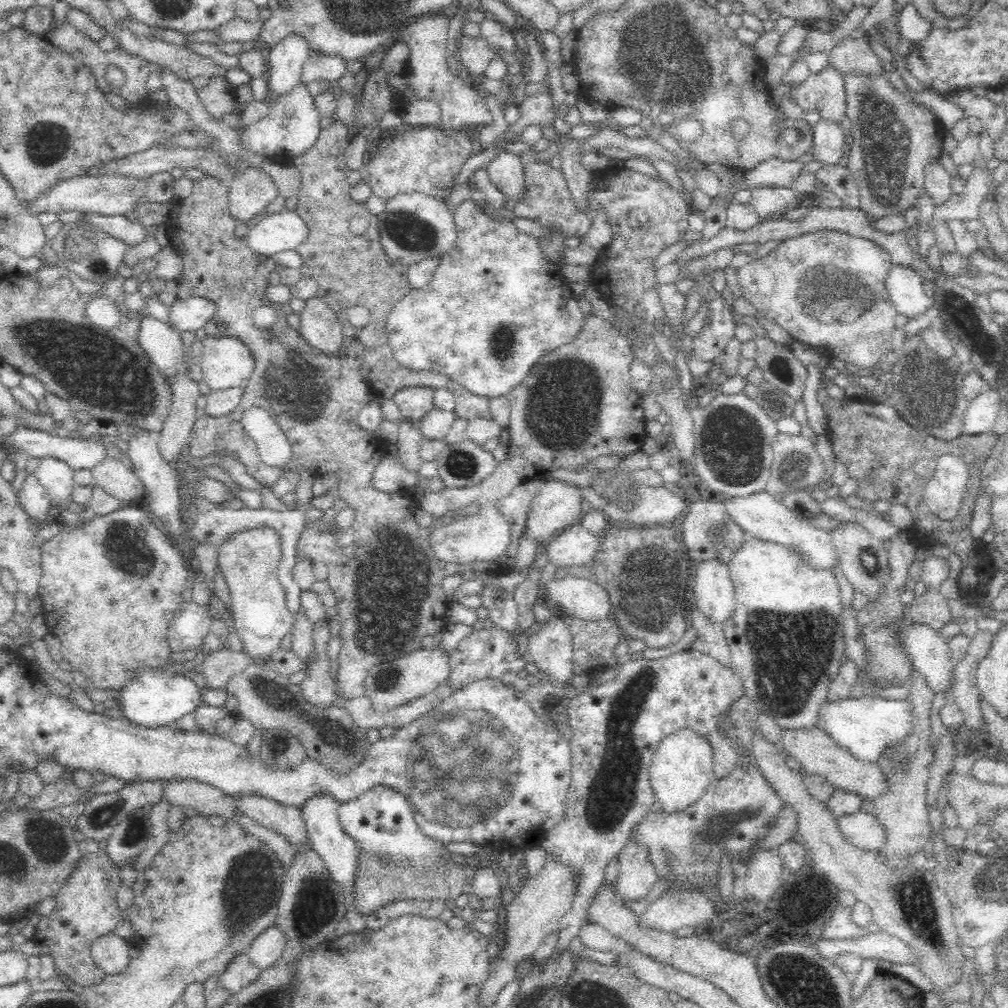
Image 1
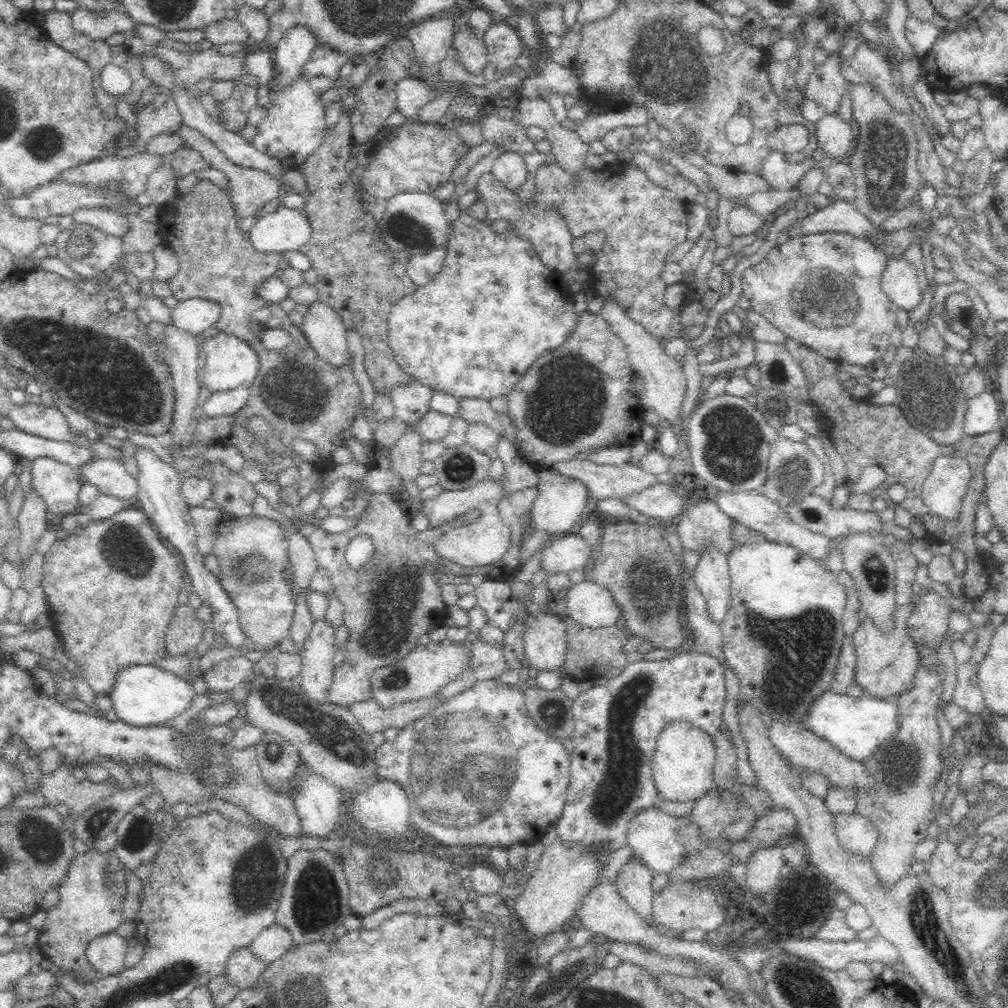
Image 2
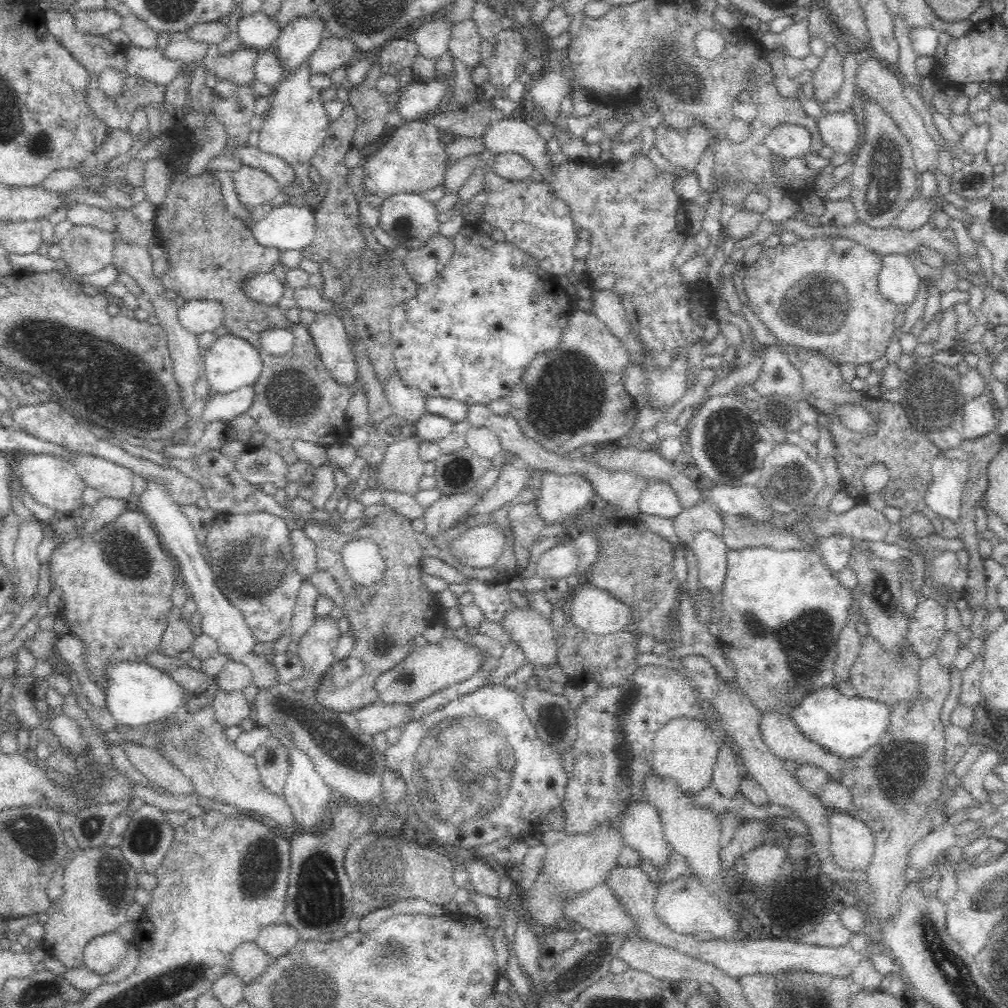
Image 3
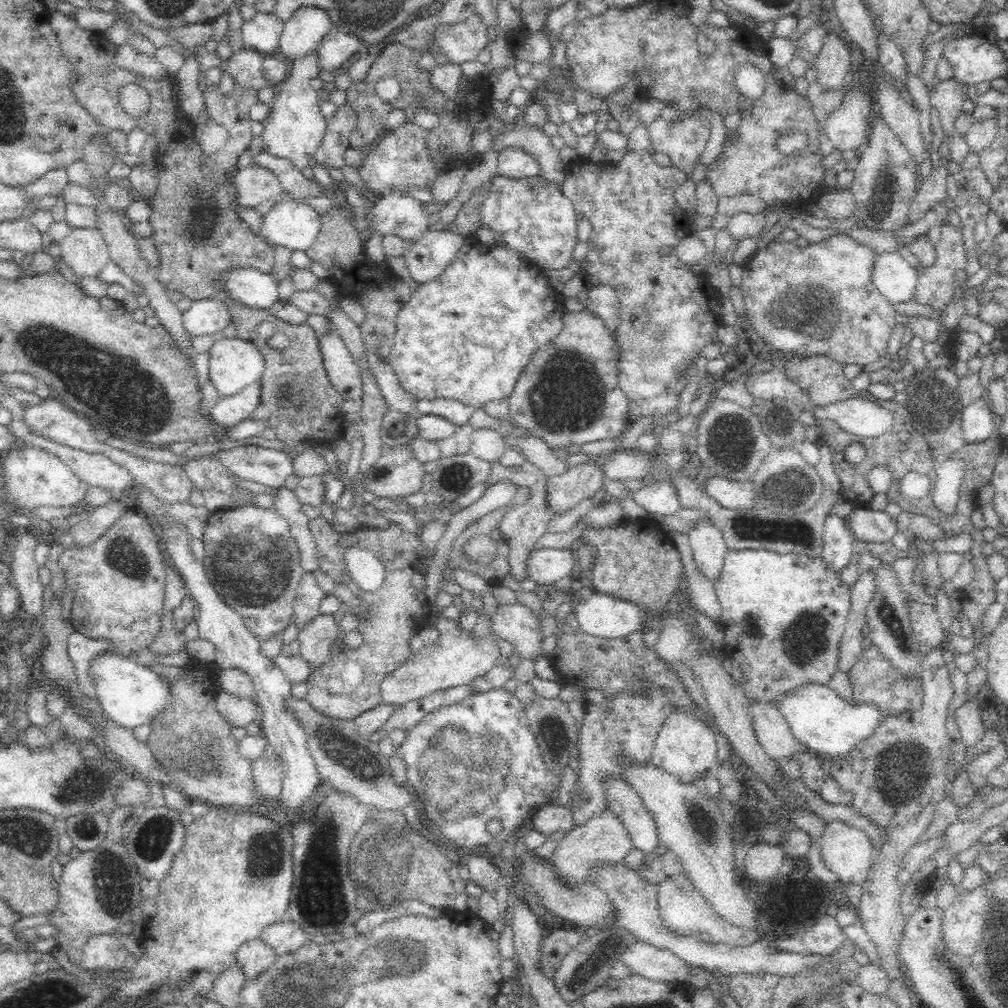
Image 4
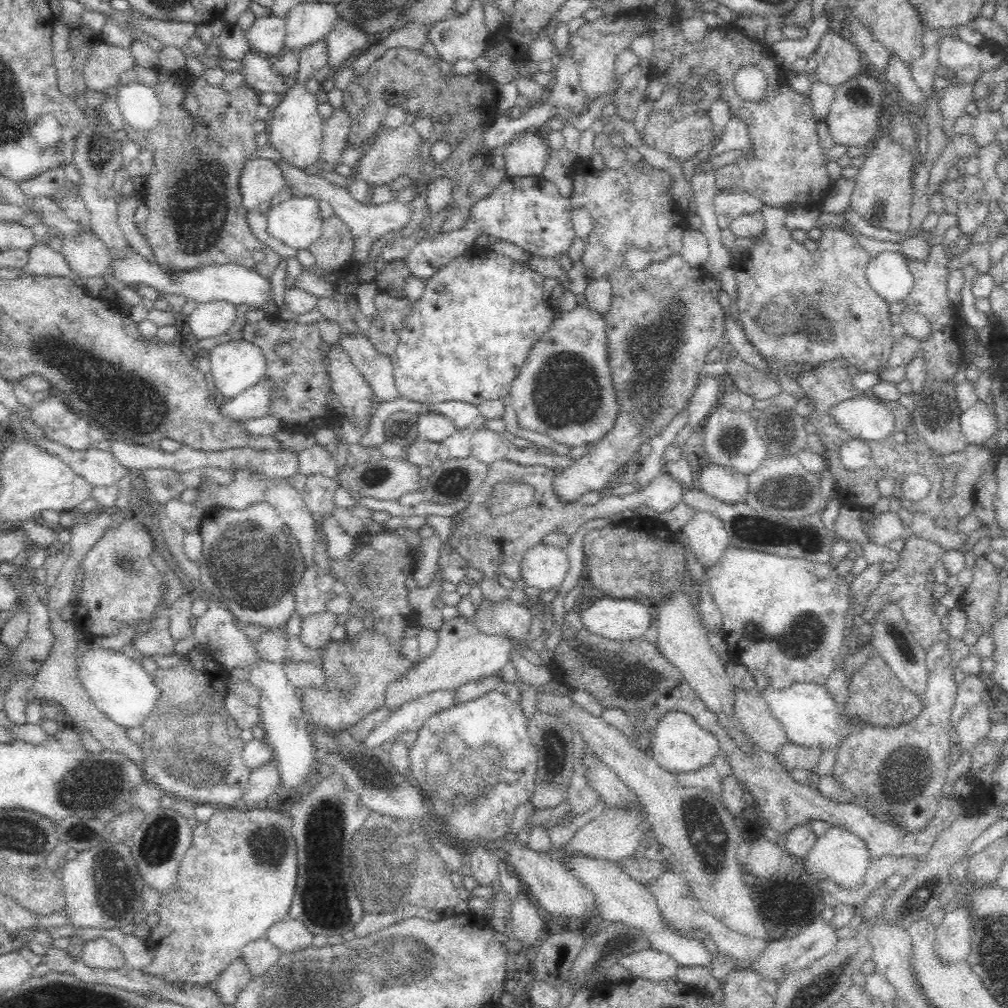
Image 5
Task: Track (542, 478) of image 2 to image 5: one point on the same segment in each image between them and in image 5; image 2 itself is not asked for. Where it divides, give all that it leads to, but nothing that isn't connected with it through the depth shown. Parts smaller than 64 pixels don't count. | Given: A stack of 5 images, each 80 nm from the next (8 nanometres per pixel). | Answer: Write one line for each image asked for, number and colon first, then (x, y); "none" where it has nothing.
3: (560, 497)
4: (564, 492)
5: (664, 319)

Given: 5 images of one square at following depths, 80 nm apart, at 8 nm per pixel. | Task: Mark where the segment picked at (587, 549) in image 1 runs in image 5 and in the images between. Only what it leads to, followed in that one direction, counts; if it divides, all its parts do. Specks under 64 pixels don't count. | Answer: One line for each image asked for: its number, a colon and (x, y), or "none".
2: (568, 552)
3: (560, 562)
4: (546, 566)
5: (544, 567)

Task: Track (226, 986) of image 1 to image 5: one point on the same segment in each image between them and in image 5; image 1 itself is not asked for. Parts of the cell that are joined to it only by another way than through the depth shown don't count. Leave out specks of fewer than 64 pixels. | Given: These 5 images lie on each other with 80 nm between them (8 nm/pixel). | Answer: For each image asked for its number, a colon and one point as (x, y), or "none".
2: (243, 970)
3: (248, 962)
4: (255, 956)
5: (259, 955)

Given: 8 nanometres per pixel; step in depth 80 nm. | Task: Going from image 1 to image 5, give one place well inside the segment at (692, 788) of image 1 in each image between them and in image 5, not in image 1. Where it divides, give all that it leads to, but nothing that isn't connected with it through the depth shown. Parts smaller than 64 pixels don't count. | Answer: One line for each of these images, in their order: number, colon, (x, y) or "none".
2: (682, 765)
3: (685, 751)
4: (685, 746)
5: (681, 746)

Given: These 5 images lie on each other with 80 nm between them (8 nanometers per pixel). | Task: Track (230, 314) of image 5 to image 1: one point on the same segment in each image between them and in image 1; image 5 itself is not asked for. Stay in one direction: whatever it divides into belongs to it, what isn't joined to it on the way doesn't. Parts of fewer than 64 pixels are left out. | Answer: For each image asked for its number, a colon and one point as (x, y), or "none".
1: (189, 315)
2: (195, 315)
3: (197, 316)
4: (207, 316)

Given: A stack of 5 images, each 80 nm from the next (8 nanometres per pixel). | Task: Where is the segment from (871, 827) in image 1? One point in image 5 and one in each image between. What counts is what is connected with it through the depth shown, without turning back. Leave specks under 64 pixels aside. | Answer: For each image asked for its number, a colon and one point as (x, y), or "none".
2: (857, 833)
3: (853, 844)
4: (848, 851)
5: (842, 856)

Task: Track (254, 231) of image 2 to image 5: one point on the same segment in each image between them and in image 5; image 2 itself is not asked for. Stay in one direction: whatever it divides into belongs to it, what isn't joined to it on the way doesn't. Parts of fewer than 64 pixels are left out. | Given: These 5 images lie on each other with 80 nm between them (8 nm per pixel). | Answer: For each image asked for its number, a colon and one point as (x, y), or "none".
3: (287, 227)
4: (291, 224)
5: (297, 222)

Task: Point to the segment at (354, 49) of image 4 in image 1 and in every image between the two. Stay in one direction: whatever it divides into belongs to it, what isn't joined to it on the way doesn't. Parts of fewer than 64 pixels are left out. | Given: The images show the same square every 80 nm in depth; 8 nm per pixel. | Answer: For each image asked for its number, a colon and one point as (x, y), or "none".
1: (317, 66)
2: (324, 61)
3: (331, 54)

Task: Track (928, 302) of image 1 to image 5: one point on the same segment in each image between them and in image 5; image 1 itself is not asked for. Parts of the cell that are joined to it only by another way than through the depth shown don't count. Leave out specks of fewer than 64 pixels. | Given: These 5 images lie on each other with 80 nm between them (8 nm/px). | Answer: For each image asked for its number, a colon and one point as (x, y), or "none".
2: (900, 282)
3: (898, 281)
4: (895, 280)
5: (888, 273)

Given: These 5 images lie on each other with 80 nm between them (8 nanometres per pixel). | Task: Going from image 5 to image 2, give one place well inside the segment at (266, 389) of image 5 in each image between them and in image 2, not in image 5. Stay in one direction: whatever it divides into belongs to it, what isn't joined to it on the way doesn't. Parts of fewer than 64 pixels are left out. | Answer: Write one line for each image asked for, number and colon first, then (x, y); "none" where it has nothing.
2: (219, 404)
3: (222, 407)
4: (228, 411)

